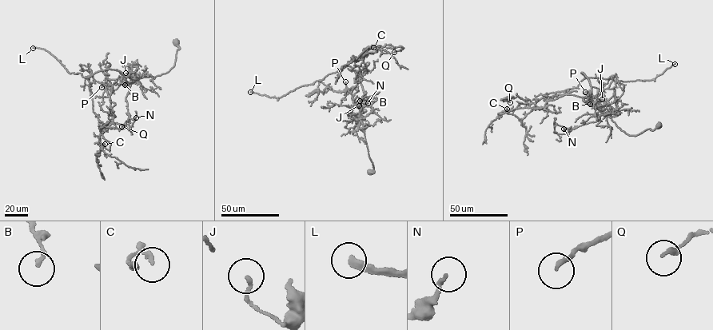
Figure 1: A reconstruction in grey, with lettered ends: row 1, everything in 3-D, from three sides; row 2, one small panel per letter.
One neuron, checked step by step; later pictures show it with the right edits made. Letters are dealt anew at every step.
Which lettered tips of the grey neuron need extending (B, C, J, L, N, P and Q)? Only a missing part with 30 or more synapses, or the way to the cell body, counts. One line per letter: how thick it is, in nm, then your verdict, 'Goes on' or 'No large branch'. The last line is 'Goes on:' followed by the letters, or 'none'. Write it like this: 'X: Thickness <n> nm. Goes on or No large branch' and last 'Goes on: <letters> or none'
B: Thickness 150 nm. No large branch
C: Thickness 120 nm. No large branch
J: Thickness 130 nm. No large branch
L: Thickness 280 nm. Goes on
N: Thickness 170 nm. No large branch
P: Thickness 180 nm. Goes on
Q: Thickness 190 nm. No large branch
Goes on: L, P

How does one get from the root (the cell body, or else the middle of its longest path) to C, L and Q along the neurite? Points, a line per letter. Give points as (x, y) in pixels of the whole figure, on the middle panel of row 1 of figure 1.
C: (371, 172), (374, 167), (362, 118), (351, 92), (368, 71), (363, 56), (377, 52), (373, 47)
L: (371, 172), (374, 167), (360, 113), (365, 96), (352, 67), (344, 66), (278, 97), (250, 92)
Q: (371, 172), (374, 167), (360, 113), (363, 88), (352, 67), (340, 69), (376, 46), (404, 48), (394, 52)

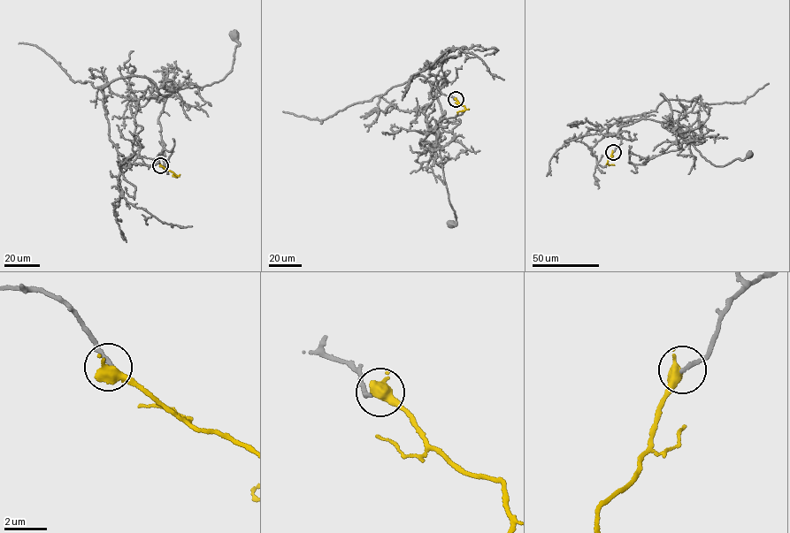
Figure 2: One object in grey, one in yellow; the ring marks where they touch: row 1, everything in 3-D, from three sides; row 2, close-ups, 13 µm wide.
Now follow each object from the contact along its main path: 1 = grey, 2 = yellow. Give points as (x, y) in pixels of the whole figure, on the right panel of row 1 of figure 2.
1: (613, 152), (621, 143), (620, 125), (642, 118), (671, 123), (677, 134), (715, 165), (724, 166), (749, 155)
2: (613, 152), (607, 161), (609, 165), (614, 165)

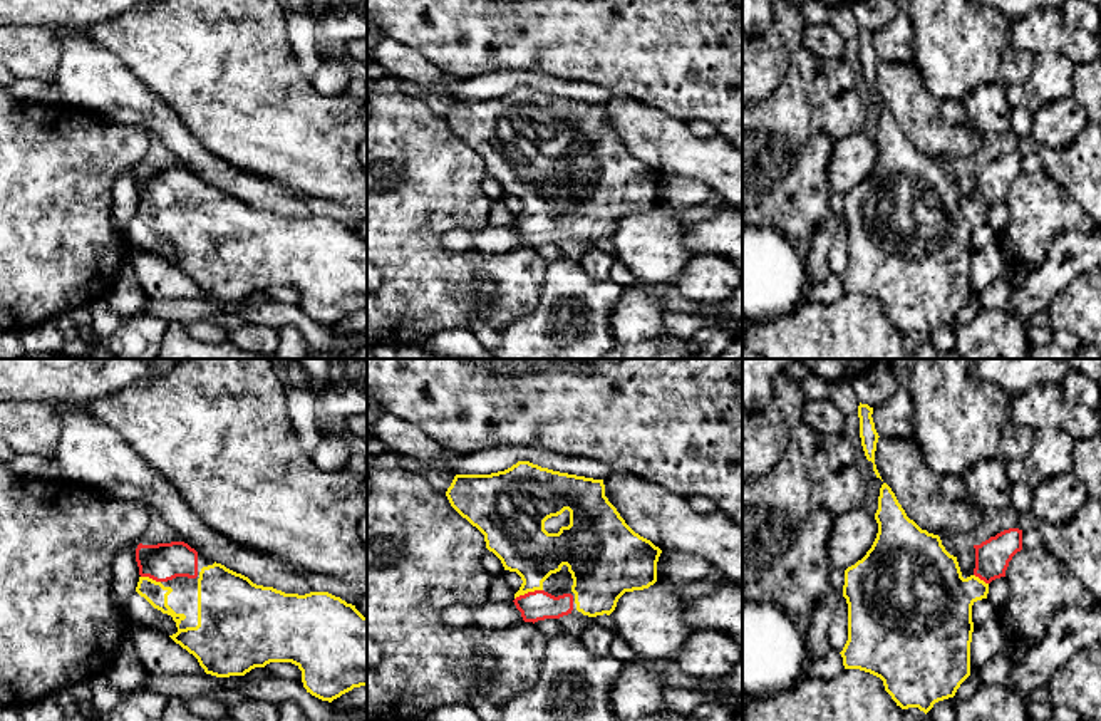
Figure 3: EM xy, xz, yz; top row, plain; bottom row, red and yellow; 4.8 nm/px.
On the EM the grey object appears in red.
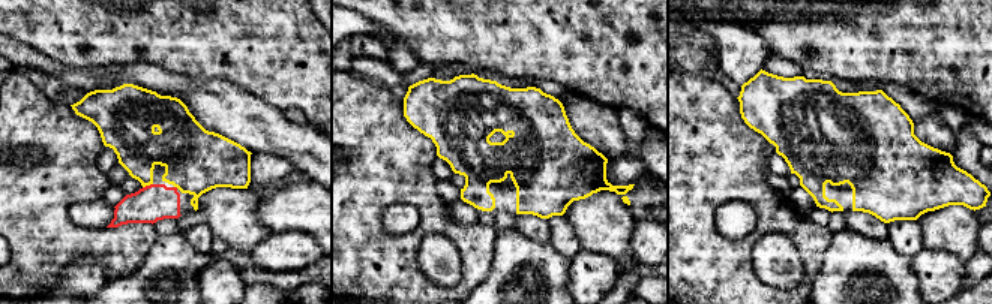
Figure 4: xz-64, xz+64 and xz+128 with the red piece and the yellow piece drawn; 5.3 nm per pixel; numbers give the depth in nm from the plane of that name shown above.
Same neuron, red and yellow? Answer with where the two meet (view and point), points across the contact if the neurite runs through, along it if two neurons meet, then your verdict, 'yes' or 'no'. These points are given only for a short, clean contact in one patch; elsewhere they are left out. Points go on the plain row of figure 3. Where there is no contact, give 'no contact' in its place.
meets red in xz at (528, 217); runs through xz (535, 230), (528, 217), (530, 176), (522, 168); yes

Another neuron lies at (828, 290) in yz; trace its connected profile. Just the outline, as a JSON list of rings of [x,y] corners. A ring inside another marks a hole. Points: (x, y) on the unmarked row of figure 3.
[[[830,273],[823,282],[813,282],[804,293],[804,298],[813,303],[833,303],[843,293],[845,290],[841,278],[838,275]]]

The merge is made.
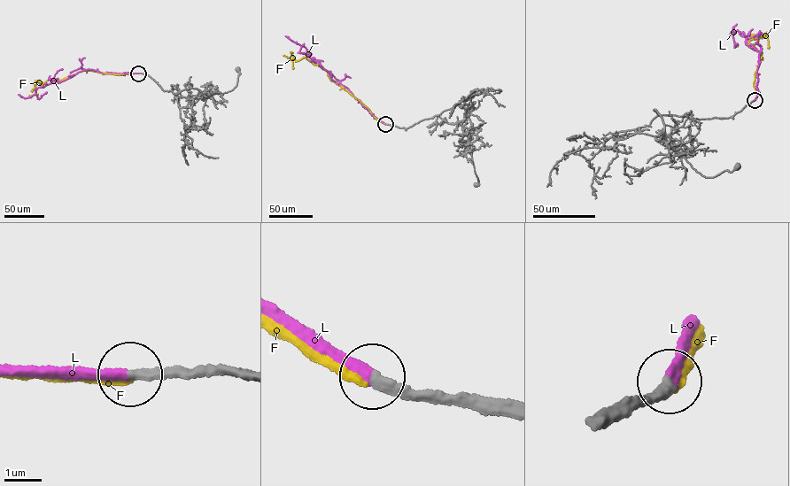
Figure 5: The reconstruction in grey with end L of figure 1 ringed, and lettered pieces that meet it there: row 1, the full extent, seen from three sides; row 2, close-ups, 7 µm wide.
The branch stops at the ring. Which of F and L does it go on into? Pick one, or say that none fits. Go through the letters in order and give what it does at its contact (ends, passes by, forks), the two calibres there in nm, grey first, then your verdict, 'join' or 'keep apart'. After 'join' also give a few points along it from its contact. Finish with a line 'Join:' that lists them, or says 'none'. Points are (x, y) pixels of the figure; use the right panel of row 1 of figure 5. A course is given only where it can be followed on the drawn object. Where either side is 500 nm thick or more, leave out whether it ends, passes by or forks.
F: it ends; calibres 320 and 200 nm; keep apart
L: it ends; calibres 320 and 260 nm; join; course (755, 99), (758, 92), (756, 73), (761, 51), (747, 45), (747, 39), (738, 30), (731, 34), (736, 24)
Join: L

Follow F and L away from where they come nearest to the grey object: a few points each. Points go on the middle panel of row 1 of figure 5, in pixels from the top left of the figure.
F: (385, 124), (374, 117), (360, 100), (331, 80), (321, 65), (313, 64), (305, 57), (298, 61), (283, 55)
L: (385, 124), (363, 106), (348, 88), (332, 80), (328, 71), (308, 57), (305, 47), (285, 35)

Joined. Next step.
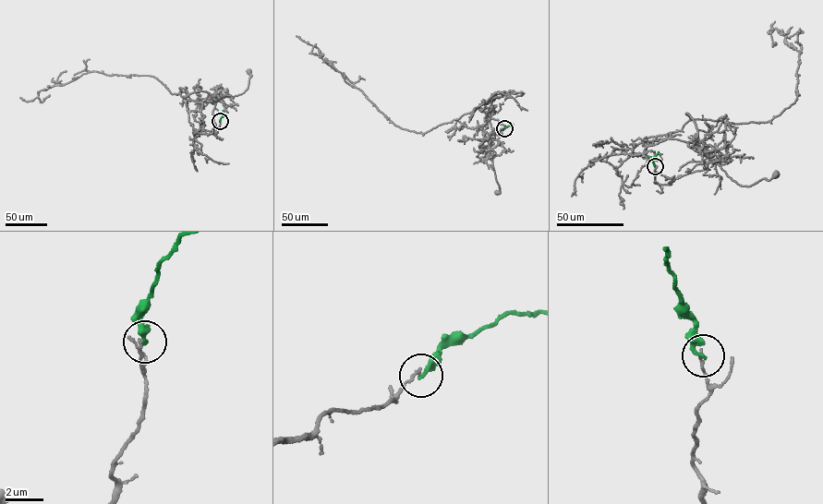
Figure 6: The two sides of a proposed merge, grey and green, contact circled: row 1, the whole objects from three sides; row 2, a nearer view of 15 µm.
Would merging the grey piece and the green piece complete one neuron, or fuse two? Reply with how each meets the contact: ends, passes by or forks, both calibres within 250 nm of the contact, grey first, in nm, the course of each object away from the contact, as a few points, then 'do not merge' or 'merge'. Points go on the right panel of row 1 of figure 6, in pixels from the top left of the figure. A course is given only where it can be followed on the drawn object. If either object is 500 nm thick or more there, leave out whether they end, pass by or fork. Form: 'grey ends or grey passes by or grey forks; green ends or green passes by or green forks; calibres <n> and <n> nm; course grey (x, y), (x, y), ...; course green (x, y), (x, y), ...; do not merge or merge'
grey ends; green ends; calibres 140 and 220 nm; course grey (655, 166), (654, 183), (661, 185), (703, 170), (710, 159), (742, 186), (768, 180), (775, 174); course green (655, 166), (652, 159), (659, 151); do not merge

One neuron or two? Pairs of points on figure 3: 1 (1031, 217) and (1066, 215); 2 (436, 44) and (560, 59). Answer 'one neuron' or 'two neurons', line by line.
1: one neuron
2: one neuron

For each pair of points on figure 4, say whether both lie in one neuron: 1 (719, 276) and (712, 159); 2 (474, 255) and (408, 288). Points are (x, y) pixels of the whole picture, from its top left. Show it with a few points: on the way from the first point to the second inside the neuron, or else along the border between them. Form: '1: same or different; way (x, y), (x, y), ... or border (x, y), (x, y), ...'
1: same; way (701, 247), (701, 187)
2: same; way (449, 229), (425, 228), (408, 244), (408, 261)

